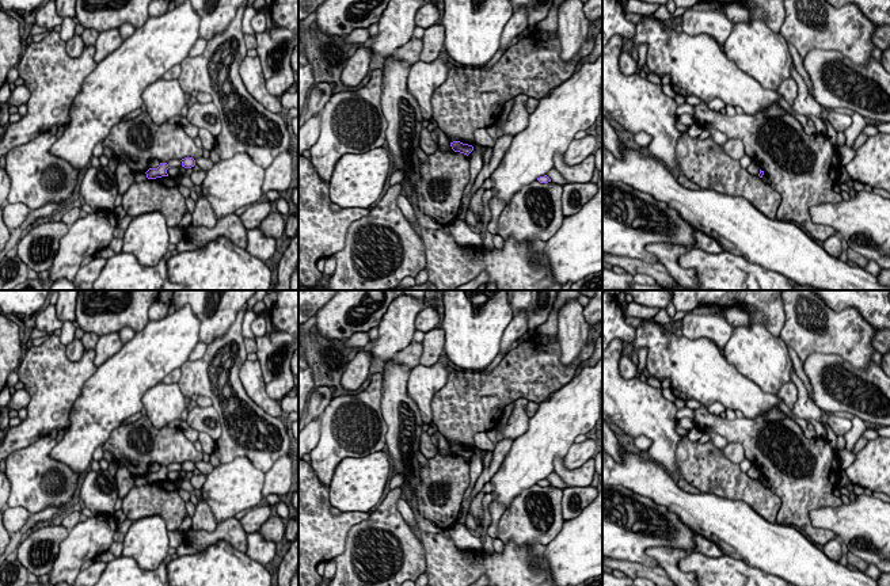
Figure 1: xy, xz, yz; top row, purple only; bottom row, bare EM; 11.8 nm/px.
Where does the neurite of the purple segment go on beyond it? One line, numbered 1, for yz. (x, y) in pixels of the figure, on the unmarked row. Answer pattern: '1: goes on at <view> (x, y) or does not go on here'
1: does not go on here

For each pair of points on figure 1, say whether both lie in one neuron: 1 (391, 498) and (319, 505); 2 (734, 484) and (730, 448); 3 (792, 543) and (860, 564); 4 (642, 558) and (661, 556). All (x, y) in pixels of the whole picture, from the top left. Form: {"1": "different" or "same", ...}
{"1": "different", "2": "different", "3": "different", "4": "different"}

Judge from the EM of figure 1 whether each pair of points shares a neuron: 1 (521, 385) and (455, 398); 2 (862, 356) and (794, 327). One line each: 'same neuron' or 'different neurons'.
1: same neuron
2: same neuron

